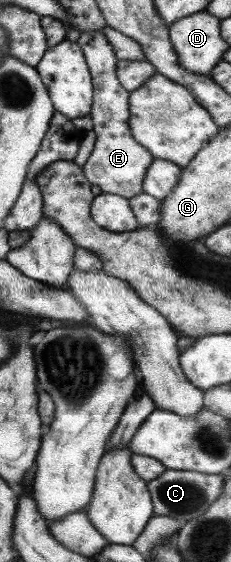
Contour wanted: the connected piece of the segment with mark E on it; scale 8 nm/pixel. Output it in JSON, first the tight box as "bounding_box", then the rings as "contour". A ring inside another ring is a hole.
{"bounding_box":[77,30,155,199],"contour":[[[102,30],[88,31],[80,35],[77,43],[84,53],[94,86],[90,117],[97,136],[94,149],[83,166],[83,172],[88,182],[99,186],[102,193],[117,194],[130,199],[142,193],[146,170],[155,158],[132,136],[129,124],[129,93],[116,77],[116,66],[119,60],[106,35]]]}

